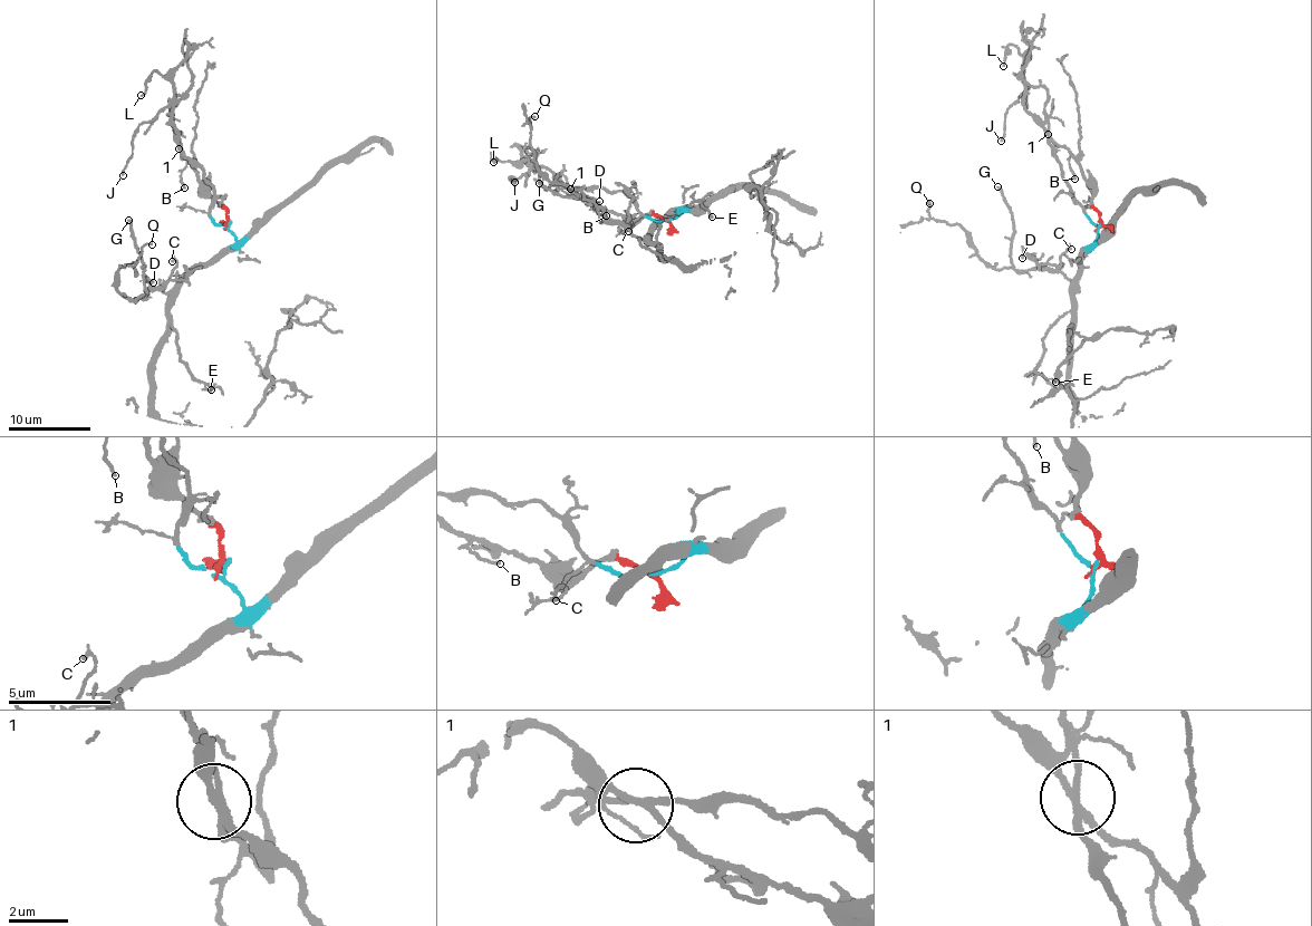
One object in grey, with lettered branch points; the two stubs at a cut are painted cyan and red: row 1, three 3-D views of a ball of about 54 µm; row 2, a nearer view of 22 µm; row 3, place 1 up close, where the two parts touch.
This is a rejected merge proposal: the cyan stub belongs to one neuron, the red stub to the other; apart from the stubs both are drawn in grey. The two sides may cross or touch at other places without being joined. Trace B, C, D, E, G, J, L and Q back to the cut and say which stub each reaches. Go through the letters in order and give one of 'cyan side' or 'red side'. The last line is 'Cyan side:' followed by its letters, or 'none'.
B: red side
C: cyan side
D: cyan side
E: cyan side
G: cyan side
J: red side
L: red side
Q: cyan side
Cyan side: C, D, E, G, Q

